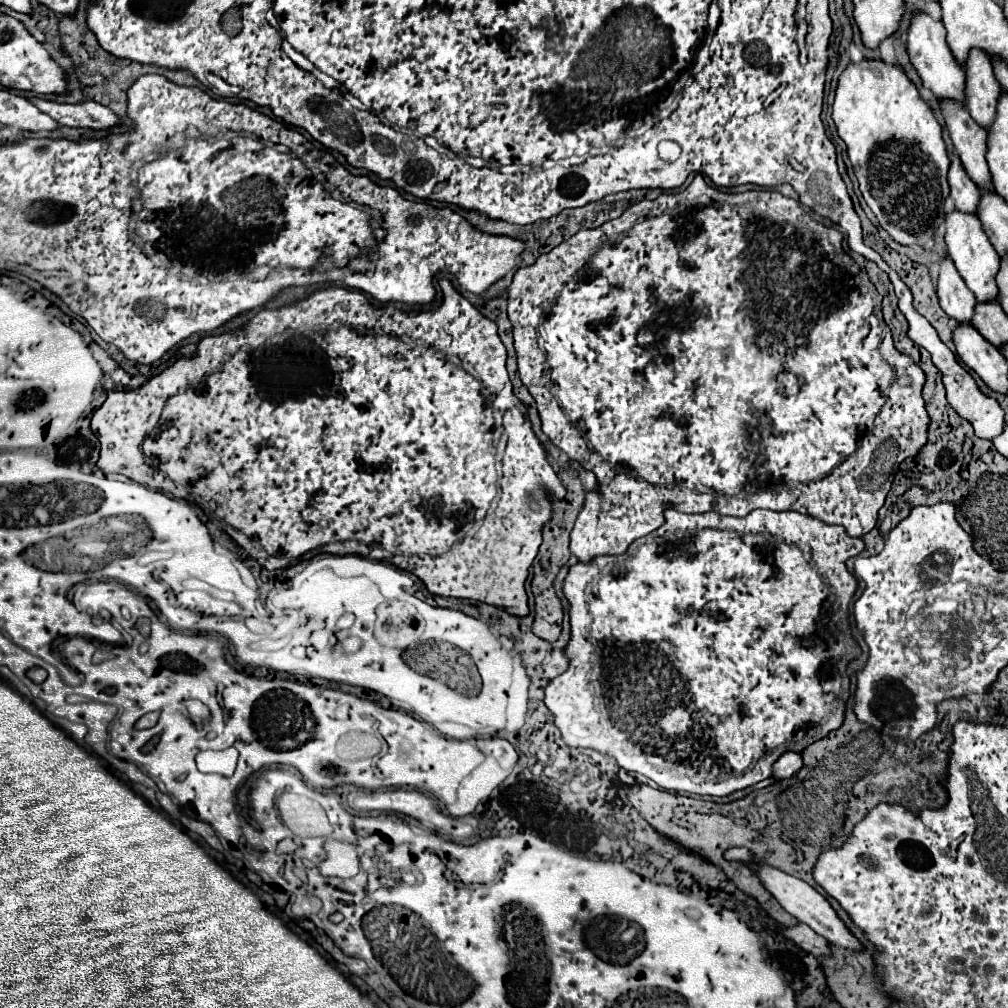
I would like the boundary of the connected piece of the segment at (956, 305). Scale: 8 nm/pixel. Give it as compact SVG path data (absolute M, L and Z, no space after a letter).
M944 256L938 262L936 290L938 290L940 306L944 308L944 312L950 318L954 318L956 322L972 320L976 296L972 296L972 292L968 292L968 286L964 284L964 280L960 280L960 274L956 272L950 256Z

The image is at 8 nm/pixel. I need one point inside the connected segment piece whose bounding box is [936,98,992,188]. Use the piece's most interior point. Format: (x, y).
(969, 139)

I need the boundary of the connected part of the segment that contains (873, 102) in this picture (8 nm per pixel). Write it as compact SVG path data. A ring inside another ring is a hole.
M884 60L850 62L838 78L832 120L840 138L846 142L854 174L860 182L860 192L870 210L876 214L880 226L900 244L926 244L934 222L940 222L944 214L944 202L948 198L946 172L950 160L942 140L942 126L938 124L932 108L920 98L916 84L906 76L904 68Z

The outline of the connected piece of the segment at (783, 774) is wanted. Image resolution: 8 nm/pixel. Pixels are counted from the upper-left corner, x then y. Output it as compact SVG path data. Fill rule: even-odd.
M786 750L772 766L772 778L774 782L780 782L780 780L786 780L788 776L796 776L796 772L800 772L802 768L802 752L792 752L792 750Z

